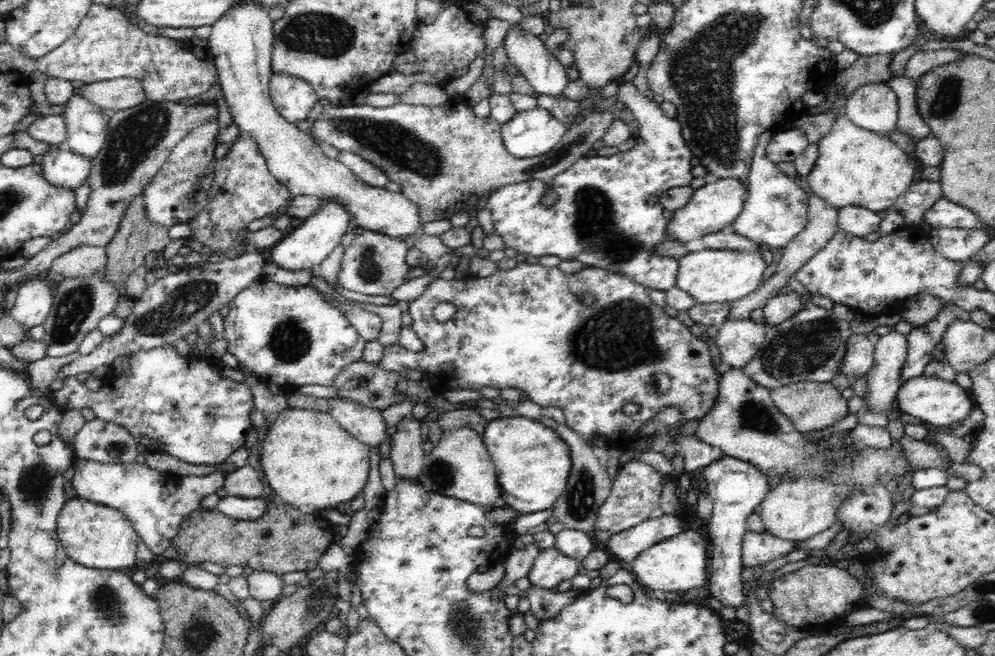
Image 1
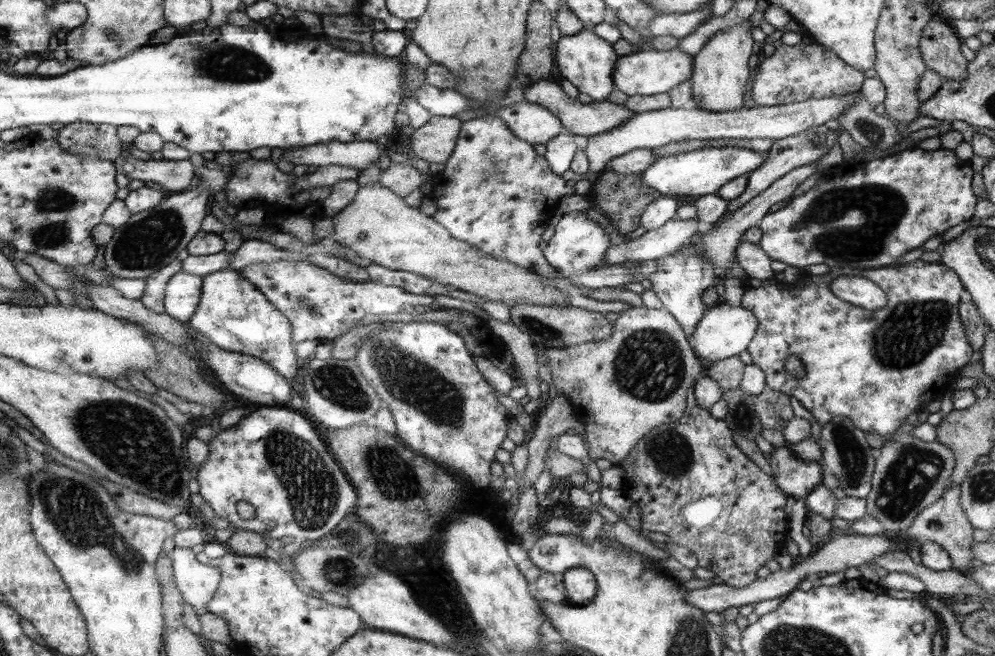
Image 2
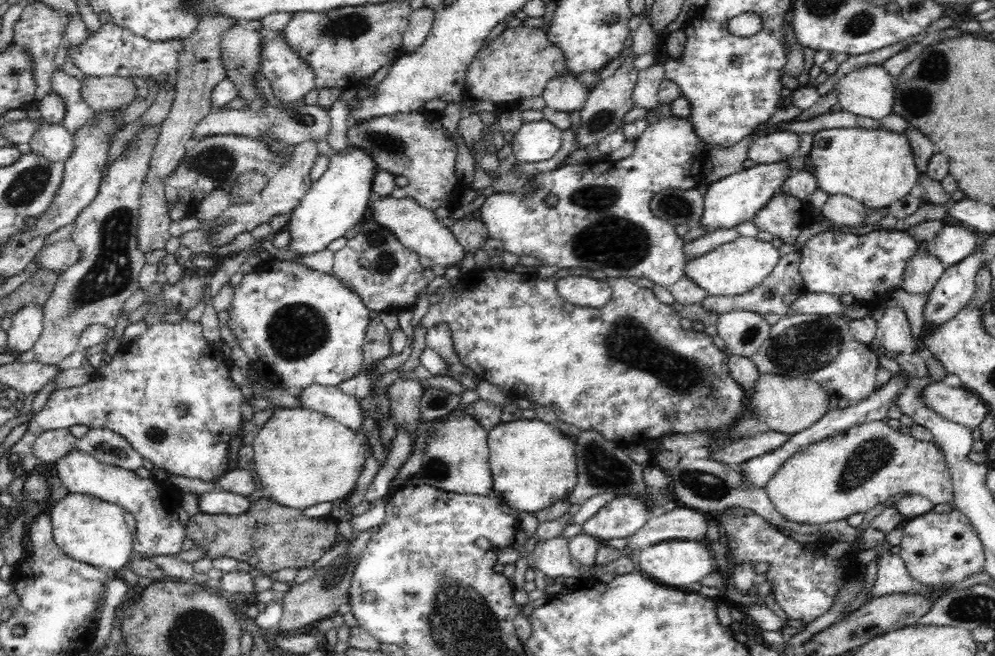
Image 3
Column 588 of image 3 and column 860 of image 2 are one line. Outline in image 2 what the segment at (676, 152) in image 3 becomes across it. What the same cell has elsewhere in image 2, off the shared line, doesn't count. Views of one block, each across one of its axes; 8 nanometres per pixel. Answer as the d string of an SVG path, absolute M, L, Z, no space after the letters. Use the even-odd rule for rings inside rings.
M912 147L894 155L888 155L872 161L860 160L847 162L844 160L833 170L827 170L819 181L807 192L793 197L785 207L764 216L759 224L760 230L762 230L763 234L763 237L759 242L759 245L761 246L760 248L766 252L766 255L770 259L784 262L784 264L799 267L800 269L804 269L805 266L810 266L810 264L827 264L830 267L849 266L850 268L860 268L864 270L892 266L892 264L902 258L905 253L911 252L912 250L919 248L919 246L923 246L923 244L929 238L932 238L932 236L943 234L949 228L952 228L952 226L956 226L961 222L973 218L974 208L978 201L971 187L973 173L970 159L961 160L956 157L953 150L942 148L936 150L924 150Z

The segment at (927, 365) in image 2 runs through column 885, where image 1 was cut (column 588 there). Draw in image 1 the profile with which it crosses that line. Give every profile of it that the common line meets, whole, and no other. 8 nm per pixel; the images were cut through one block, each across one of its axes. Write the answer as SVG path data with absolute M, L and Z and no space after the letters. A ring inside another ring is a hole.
M528 258L520 259L518 264L509 270L498 269L494 274L487 277L476 277L469 275L462 279L444 280L436 278L434 282L428 284L428 288L424 290L424 294L416 300L409 302L409 313L412 317L411 328L414 329L418 338L424 343L424 349L420 352L407 350L406 348L396 344L384 346L384 354L378 366L384 370L400 373L400 378L406 377L407 369L416 369L421 372L422 379L428 380L433 387L436 395L443 395L447 390L454 389L474 389L478 390L483 386L492 388L513 389L525 392L529 399L540 406L554 406L560 408L565 416L565 424L574 429L574 432L581 434L586 438L590 438L590 434L602 434L602 436L612 436L612 438L620 438L620 444L626 443L626 438L636 436L638 428L644 426L646 422L650 422L655 414L664 407L674 406L684 415L684 420L700 420L717 404L718 399L718 382L720 382L720 372L716 370L716 366L712 364L712 356L710 356L709 344L707 341L701 340L686 327L680 320L673 319L666 315L661 307L656 306L646 287L639 285L626 279L625 276L606 272L605 269L596 267L583 267L576 273L564 273L559 267L544 267L535 260ZM583 292L596 295L596 302L592 306L588 306L581 301ZM440 302L450 302L456 305L456 312L450 320L446 322L438 322L433 317L433 308ZM664 376L668 378L668 388L666 390L658 390L660 382L666 382ZM626 404L638 404L638 412L636 414L626 414L622 408Z

